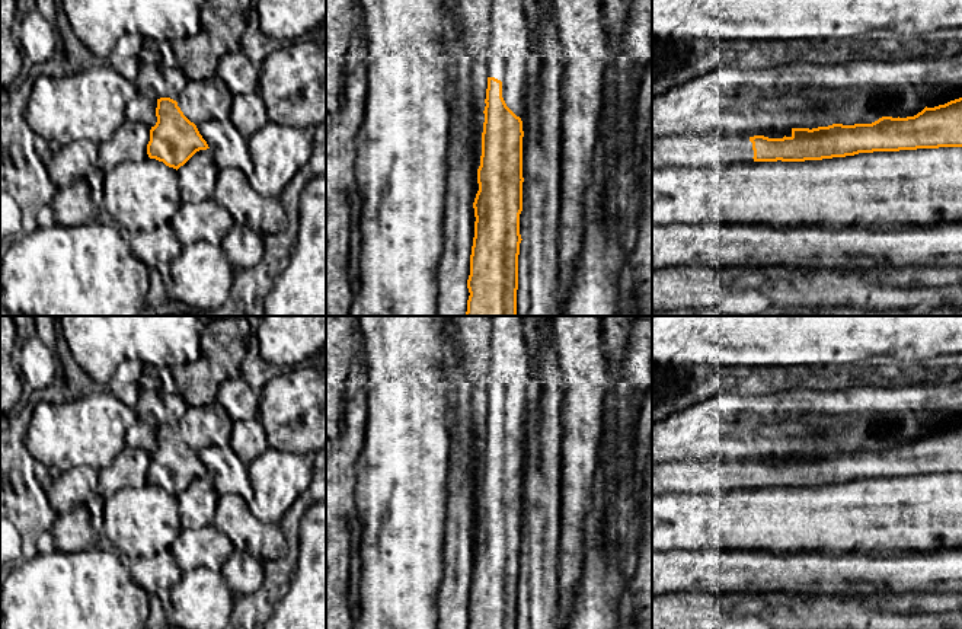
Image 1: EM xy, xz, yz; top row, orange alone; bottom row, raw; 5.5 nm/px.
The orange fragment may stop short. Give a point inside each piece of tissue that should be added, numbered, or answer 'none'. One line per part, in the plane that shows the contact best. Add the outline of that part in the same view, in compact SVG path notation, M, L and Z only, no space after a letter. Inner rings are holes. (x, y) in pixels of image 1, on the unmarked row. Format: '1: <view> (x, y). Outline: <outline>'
1: yz (716, 475). Outline: M742 459L652 462L652 495L720 494L751 483L754 483L752 469Z

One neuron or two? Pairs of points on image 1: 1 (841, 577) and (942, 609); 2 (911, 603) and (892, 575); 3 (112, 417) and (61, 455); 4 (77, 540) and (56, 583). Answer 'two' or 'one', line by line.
1: two
2: two
3: one
4: two

